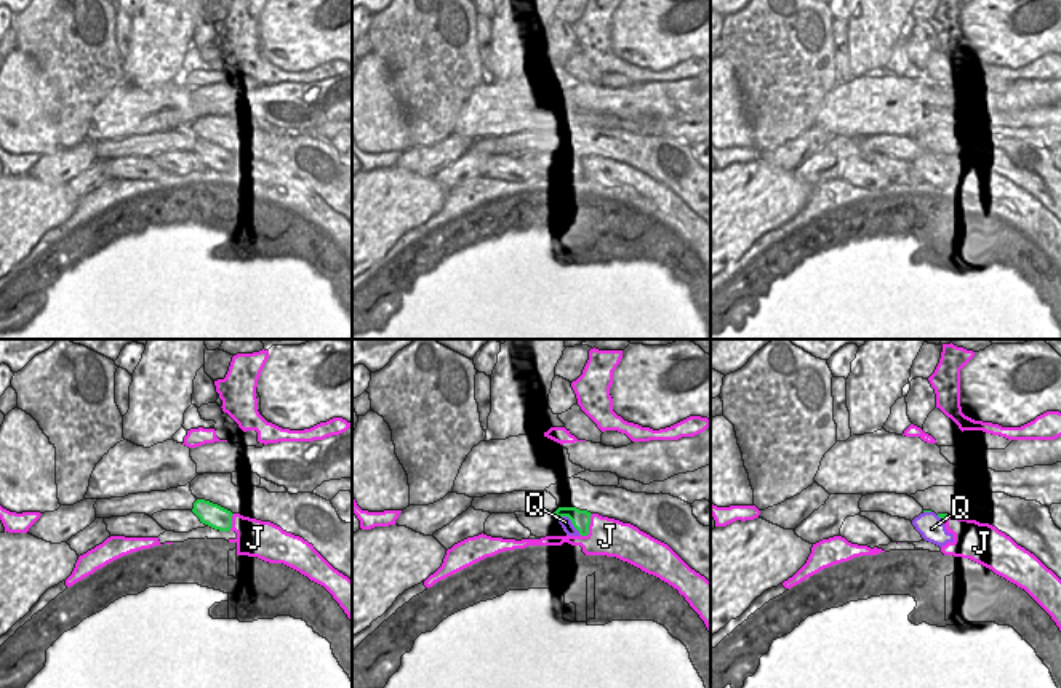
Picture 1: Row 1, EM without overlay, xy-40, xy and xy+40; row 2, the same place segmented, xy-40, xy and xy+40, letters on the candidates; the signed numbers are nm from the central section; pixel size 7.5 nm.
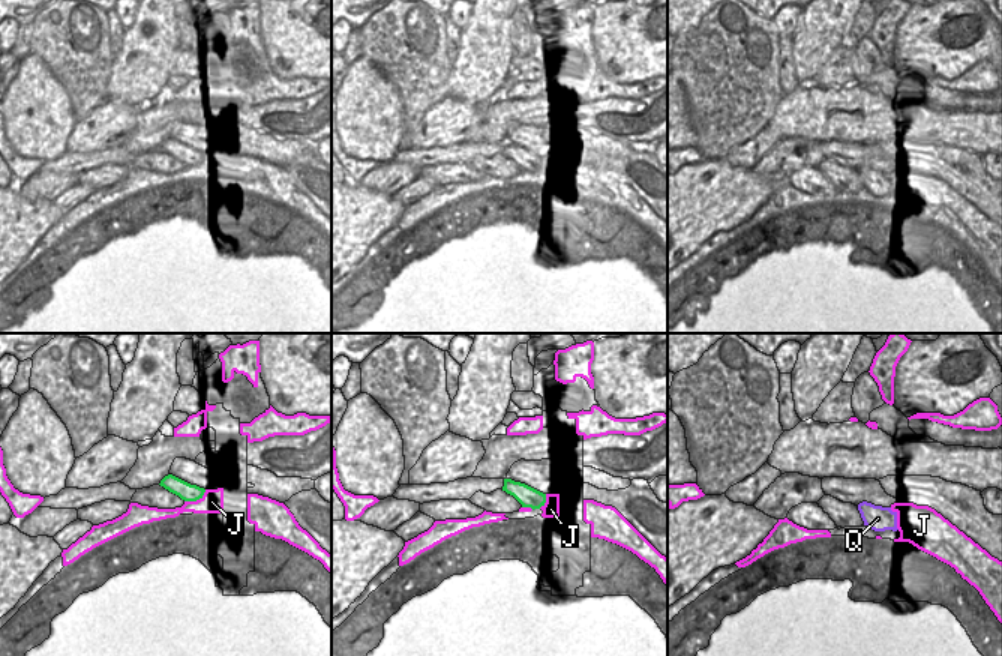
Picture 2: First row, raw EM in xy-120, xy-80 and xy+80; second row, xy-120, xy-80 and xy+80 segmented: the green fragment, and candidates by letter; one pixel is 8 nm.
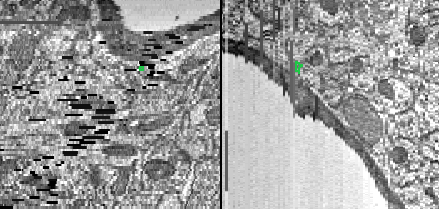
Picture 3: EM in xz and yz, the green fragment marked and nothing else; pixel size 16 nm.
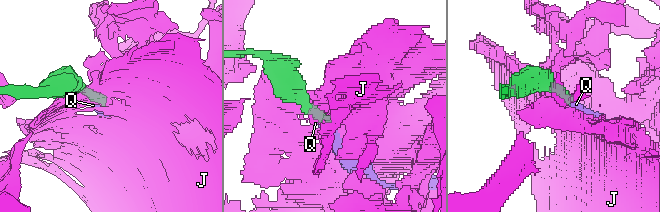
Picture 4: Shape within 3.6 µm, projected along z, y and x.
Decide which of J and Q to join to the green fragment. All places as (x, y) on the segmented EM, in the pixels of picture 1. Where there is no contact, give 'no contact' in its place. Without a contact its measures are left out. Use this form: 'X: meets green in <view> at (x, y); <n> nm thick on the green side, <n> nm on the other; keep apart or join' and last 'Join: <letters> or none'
J: meets green in xy at (588, 527); 140 nm thick on the green side, 280 nm on the other; keep apart
Q: meets green in xy at (570, 519); 140 nm thick on the green side, 90 nm on the other; join
Join: Q

